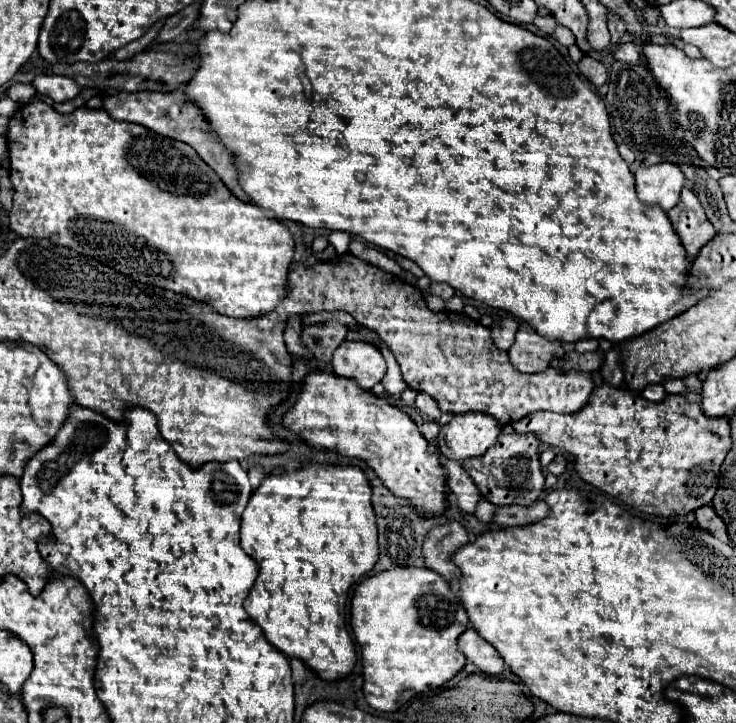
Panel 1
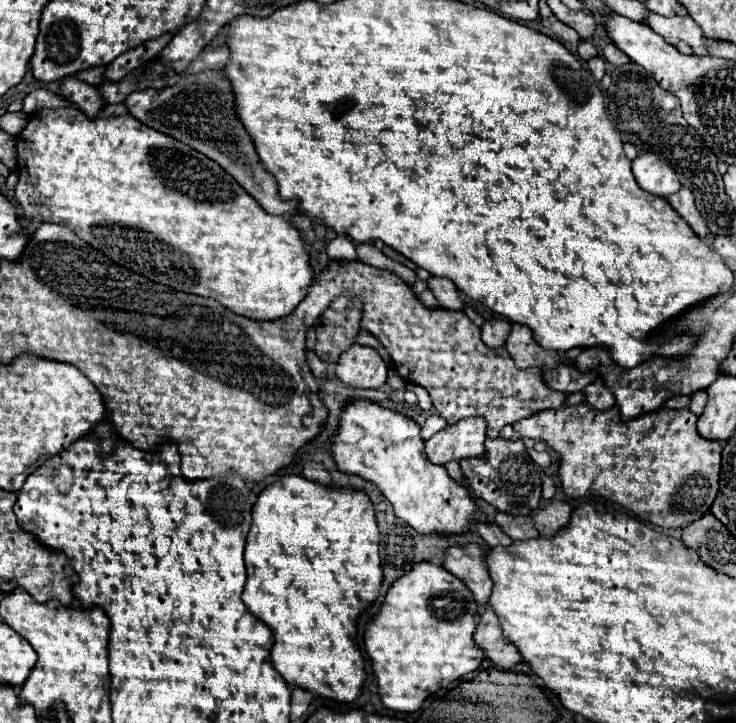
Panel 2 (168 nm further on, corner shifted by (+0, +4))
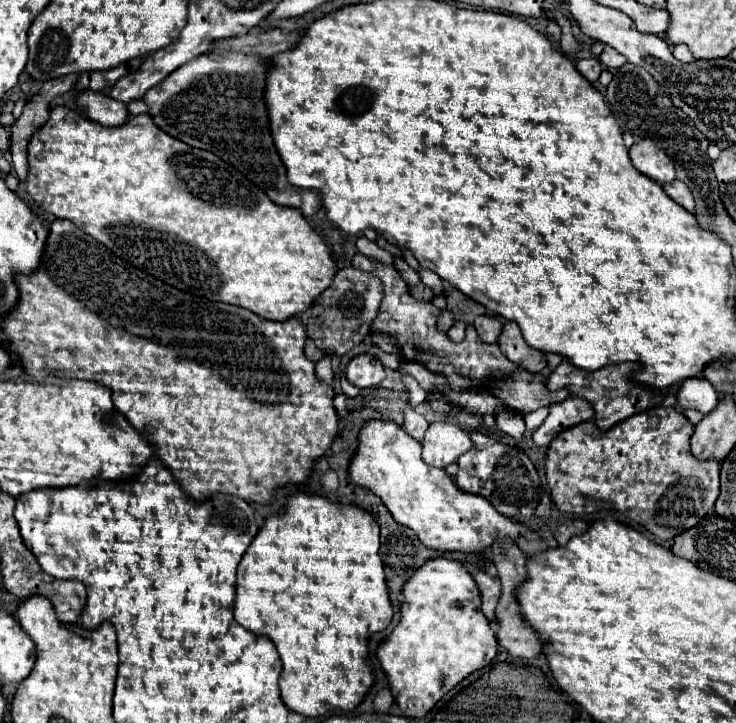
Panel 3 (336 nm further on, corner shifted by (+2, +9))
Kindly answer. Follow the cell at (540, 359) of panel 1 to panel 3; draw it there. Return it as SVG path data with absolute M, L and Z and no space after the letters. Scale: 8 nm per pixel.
M506 322L504 328L502 328L502 334L498 338L498 346L502 350L502 354L518 364L520 368L524 368L526 372L532 372L532 374L540 374L544 368L546 368L546 360L544 360L544 354L526 346L520 330L518 330L518 324L516 322Z

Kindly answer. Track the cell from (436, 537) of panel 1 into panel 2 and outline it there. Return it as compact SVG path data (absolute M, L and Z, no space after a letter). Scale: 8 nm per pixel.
M476 543L448 547L444 551L444 567L472 591L474 599L484 605L492 591L492 579L484 565L484 551Z

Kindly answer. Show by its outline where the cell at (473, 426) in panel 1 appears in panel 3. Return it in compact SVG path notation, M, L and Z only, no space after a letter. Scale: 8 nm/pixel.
M434 422L428 426L422 442L422 460L428 466L446 468L454 464L472 446L466 430L452 422Z

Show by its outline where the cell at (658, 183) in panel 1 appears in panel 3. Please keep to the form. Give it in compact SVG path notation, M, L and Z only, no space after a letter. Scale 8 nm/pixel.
M642 140L638 144L630 146L630 160L636 170L640 170L644 176L664 184L672 182L676 178L672 158L654 142Z

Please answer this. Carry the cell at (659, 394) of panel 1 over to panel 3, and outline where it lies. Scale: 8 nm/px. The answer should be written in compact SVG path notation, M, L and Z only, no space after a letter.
M704 378L686 380L676 398L684 408L696 408L702 414L712 412L714 406L718 404L718 394L712 390L710 382Z

